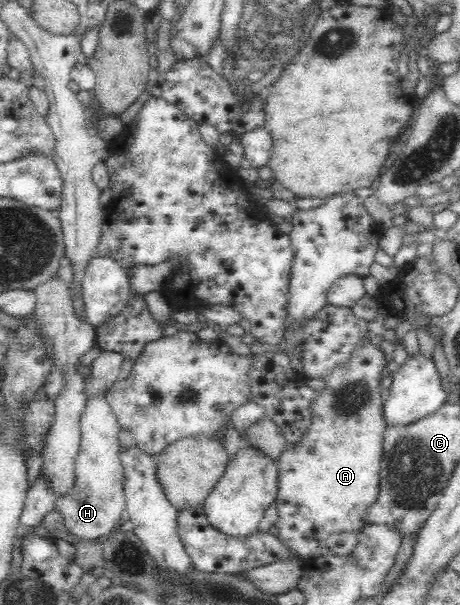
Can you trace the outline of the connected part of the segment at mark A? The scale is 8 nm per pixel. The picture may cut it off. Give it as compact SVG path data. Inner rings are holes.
M367 336L363 338L359 345L354 349L350 359L346 359L346 363L342 365L336 365L332 371L328 371L326 375L322 375L321 379L324 379L326 383L326 389L324 391L318 391L312 397L310 401L310 414L312 414L312 423L306 429L304 435L300 438L298 443L285 449L281 456L277 459L279 466L279 481L278 481L278 494L276 496L276 509L277 509L277 520L274 522L275 526L278 528L278 537L285 542L292 551L295 551L302 560L308 558L314 558L318 556L336 555L336 556L351 556L354 548L357 544L357 534L366 525L366 509L368 506L374 503L374 499L378 497L379 492L379 473L380 465L383 456L383 433L387 428L386 419L384 417L382 400L382 388L386 384L384 378L386 377L382 374L384 371L384 365L386 365L386 360L390 360L391 352L386 353L385 347L376 347L370 342L370 337Z

